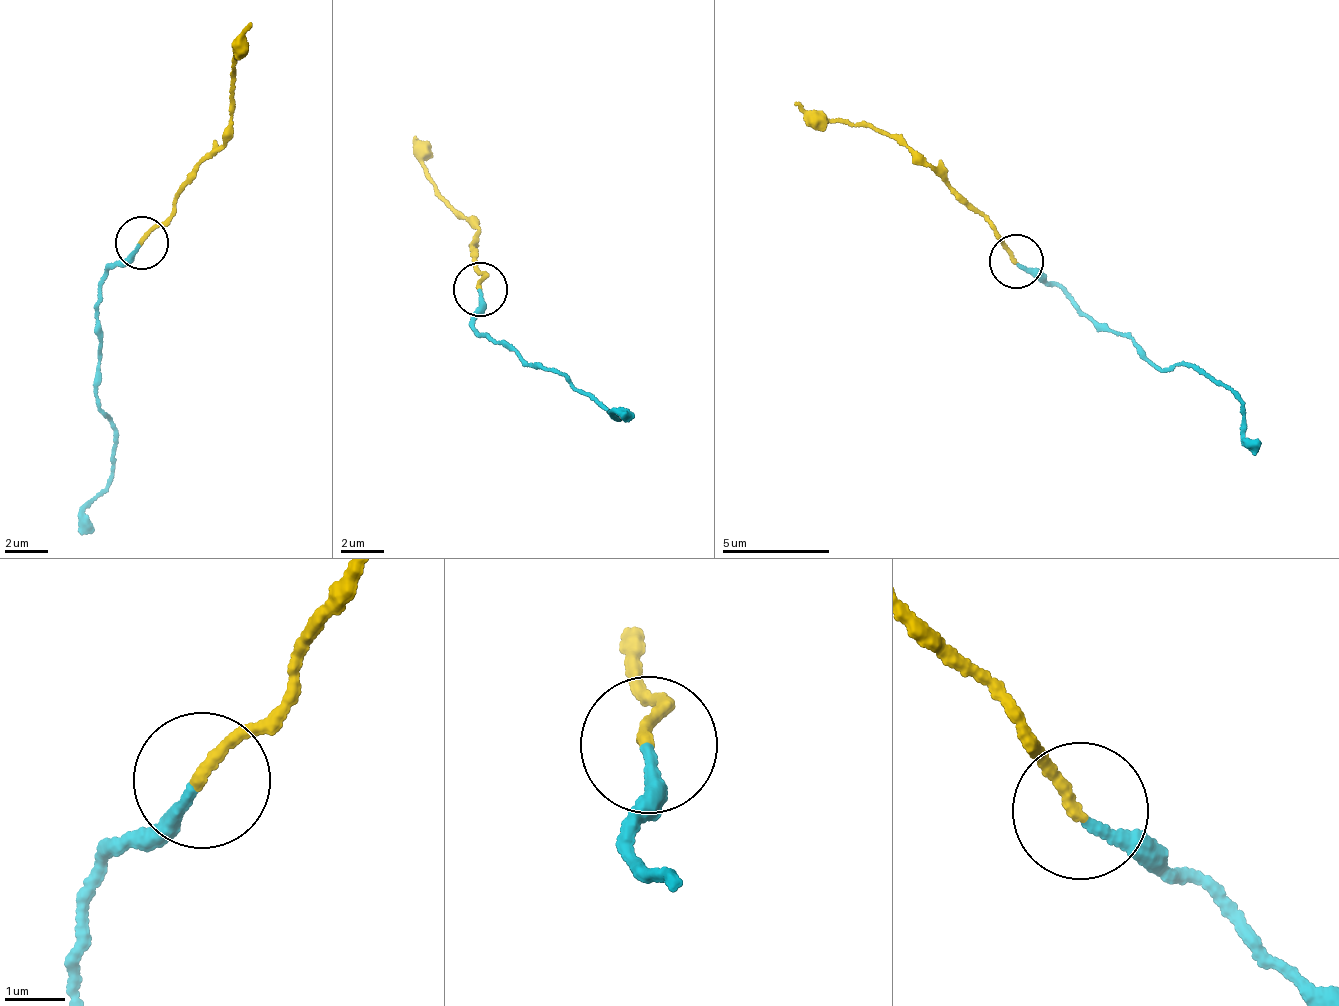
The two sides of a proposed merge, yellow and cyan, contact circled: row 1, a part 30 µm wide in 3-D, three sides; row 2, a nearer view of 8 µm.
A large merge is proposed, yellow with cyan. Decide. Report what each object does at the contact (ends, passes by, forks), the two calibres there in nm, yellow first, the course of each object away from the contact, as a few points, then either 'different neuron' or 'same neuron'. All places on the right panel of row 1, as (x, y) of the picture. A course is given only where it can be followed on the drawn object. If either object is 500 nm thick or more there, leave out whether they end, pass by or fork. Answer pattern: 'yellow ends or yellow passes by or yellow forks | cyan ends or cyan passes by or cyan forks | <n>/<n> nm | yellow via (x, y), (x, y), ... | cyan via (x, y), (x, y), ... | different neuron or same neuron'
yellow ends | cyan ends | 180/200 nm | yellow via (1015, 259), (990, 223), (906, 146), (863, 124), (827, 119), (794, 100) | cyan via (1017, 263), (1057, 282), (1085, 318), (1114, 331), (1140, 358), (1179, 363), (1225, 387), (1246, 434), (1258, 452) | different neuron

